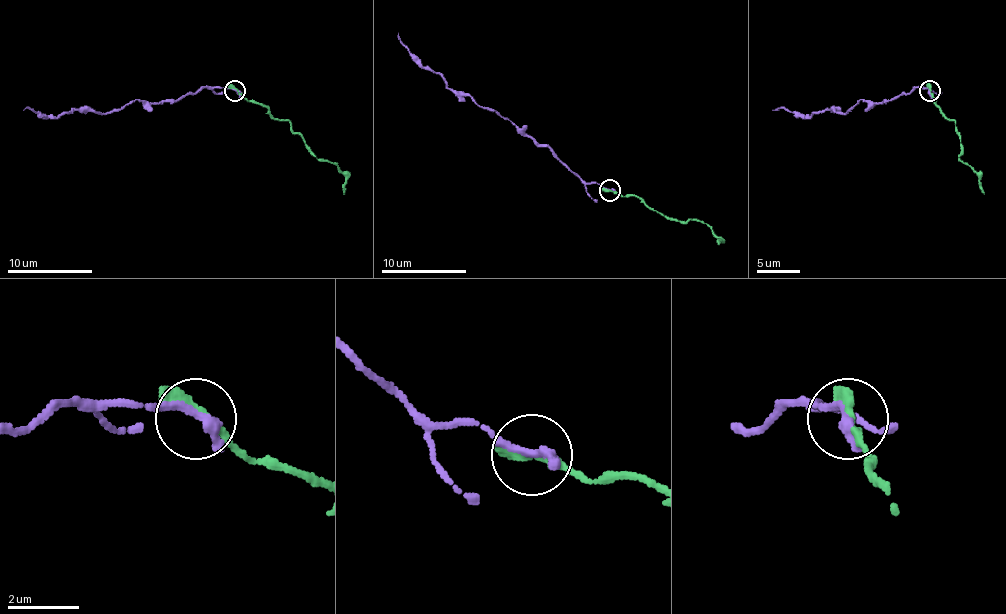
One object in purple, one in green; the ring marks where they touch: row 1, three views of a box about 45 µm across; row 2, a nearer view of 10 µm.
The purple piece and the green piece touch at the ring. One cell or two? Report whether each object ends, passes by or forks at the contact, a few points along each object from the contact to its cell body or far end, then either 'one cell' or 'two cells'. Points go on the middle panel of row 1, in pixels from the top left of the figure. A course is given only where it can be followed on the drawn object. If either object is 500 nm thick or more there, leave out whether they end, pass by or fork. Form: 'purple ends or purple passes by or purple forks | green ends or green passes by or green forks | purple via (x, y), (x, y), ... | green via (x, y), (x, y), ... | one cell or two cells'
purple ends | green passes by | purple via (609, 191), (583, 182), (494, 110), (456, 95), (398, 33) | green via (609, 191), (624, 197), (636, 195), (664, 216), (702, 220), (719, 239), (717, 244) | one cell

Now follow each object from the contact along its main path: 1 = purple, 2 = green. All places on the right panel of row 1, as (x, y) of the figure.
1: (930, 91), (922, 87), (890, 100), (860, 100), (847, 112), (817, 110), (805, 117), (783, 108), (773, 110)
2: (930, 89), (936, 100), (934, 104), (947, 119), (956, 123), (960, 159), (979, 176), (983, 193)

